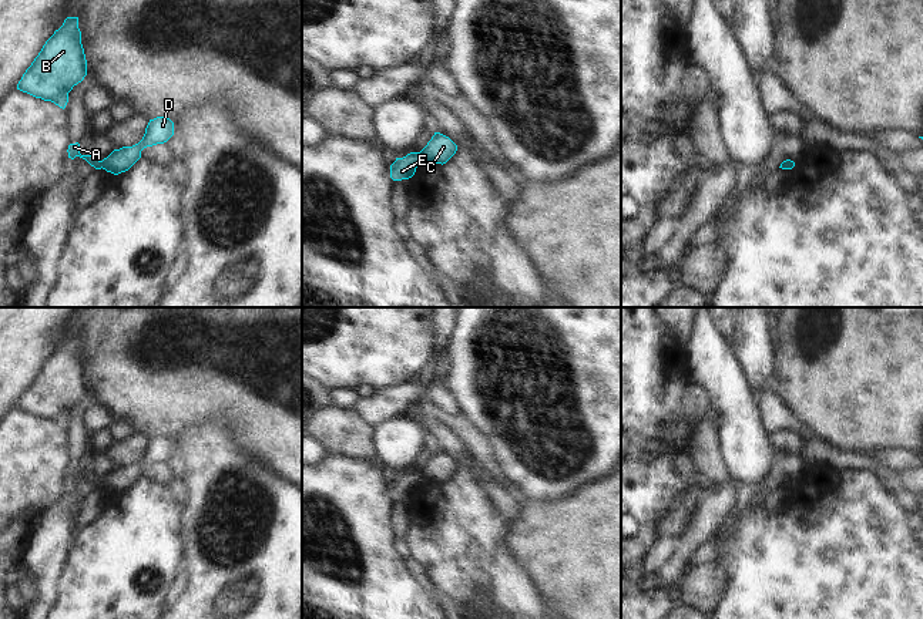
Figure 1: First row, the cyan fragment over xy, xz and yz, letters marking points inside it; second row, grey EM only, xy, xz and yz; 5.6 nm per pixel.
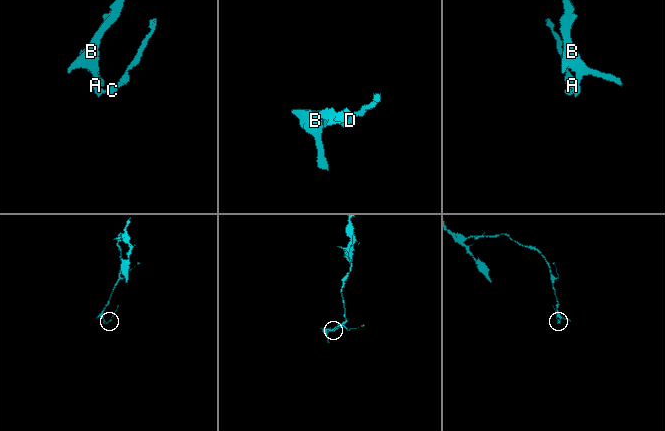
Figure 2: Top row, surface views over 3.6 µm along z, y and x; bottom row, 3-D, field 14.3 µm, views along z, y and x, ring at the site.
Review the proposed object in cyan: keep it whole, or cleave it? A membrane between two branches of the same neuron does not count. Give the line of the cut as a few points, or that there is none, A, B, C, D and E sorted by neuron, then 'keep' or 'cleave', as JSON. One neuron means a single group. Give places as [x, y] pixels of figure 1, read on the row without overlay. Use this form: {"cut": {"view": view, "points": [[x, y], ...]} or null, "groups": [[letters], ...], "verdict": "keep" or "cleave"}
{"cut": {"view": "xz", "points": [[419, 471], [423, 480]]}, "groups": [["A", "B", "E"], ["C", "D"]], "verdict": "cleave"}

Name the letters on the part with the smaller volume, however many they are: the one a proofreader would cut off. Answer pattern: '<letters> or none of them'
C, D

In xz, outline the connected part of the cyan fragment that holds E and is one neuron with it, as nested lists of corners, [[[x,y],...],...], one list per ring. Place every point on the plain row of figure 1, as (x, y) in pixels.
[[[410,471],[403,477],[396,477],[390,484],[390,497],[393,499],[409,498],[414,494],[416,487],[423,481],[420,471]]]

